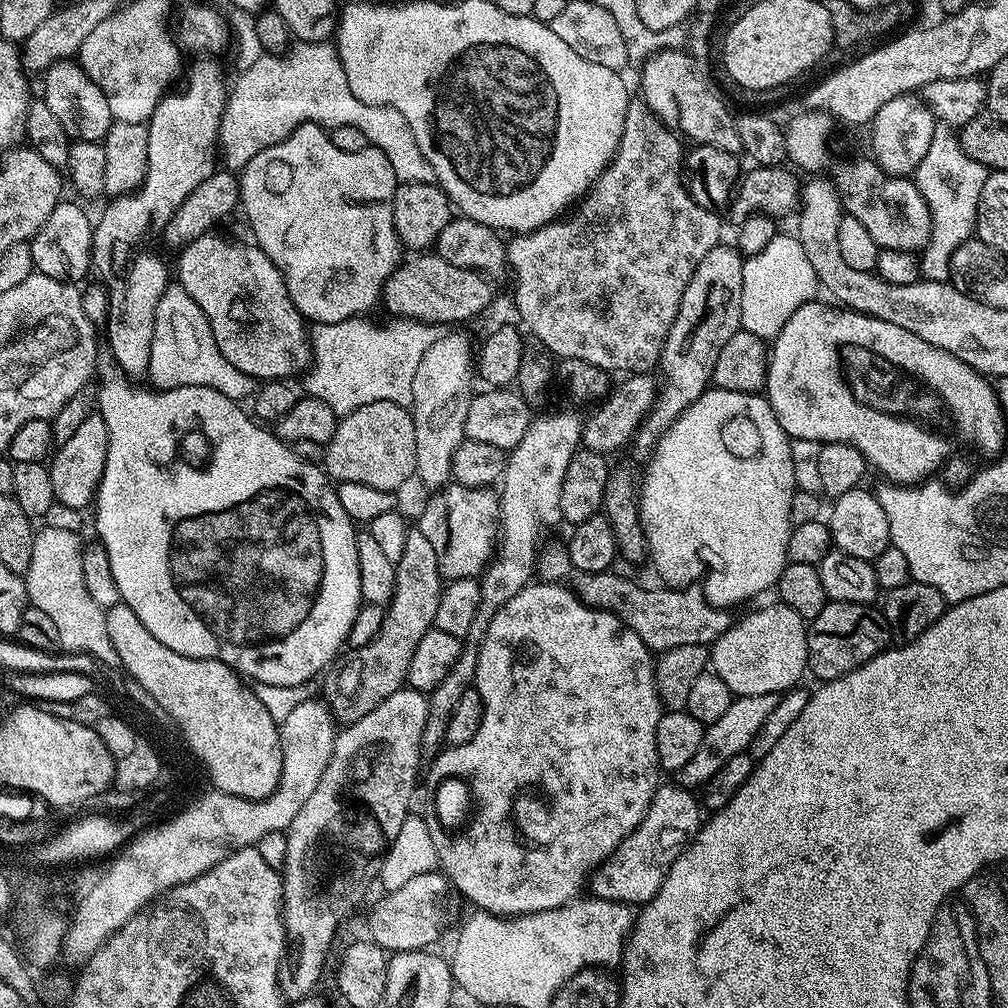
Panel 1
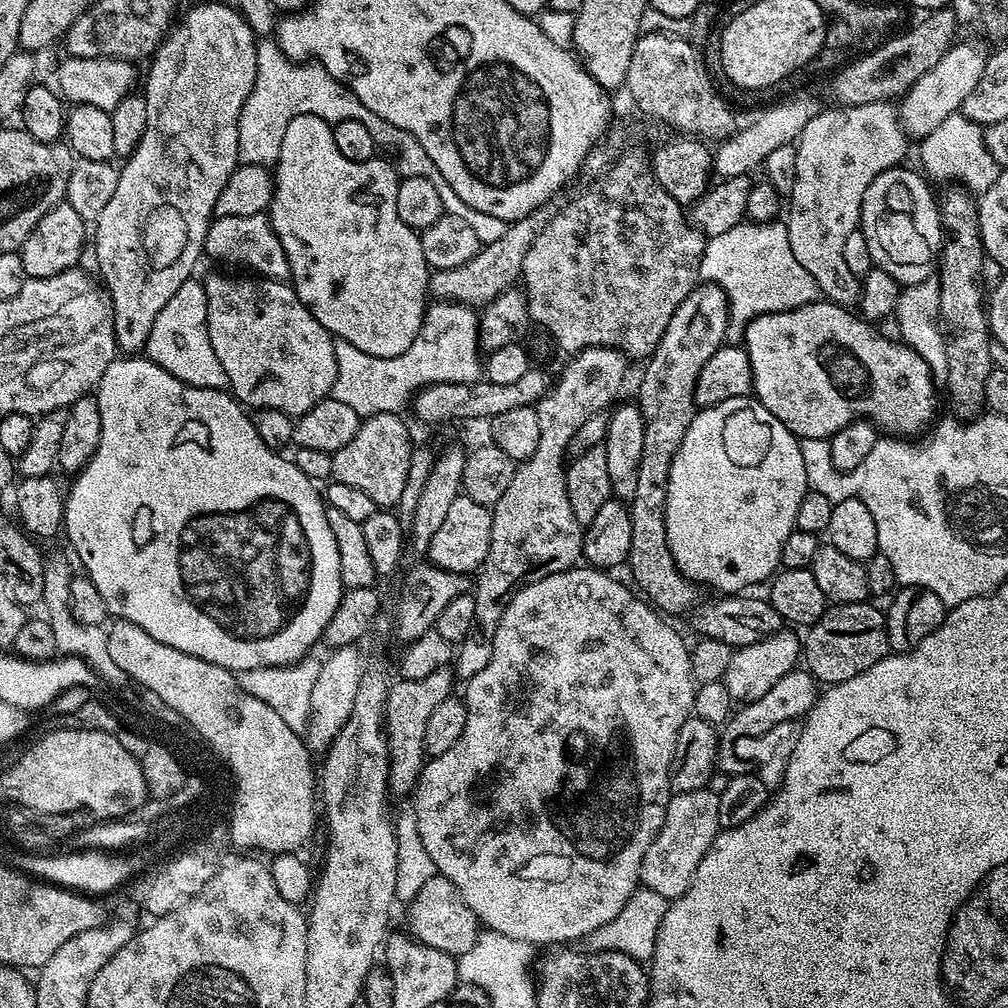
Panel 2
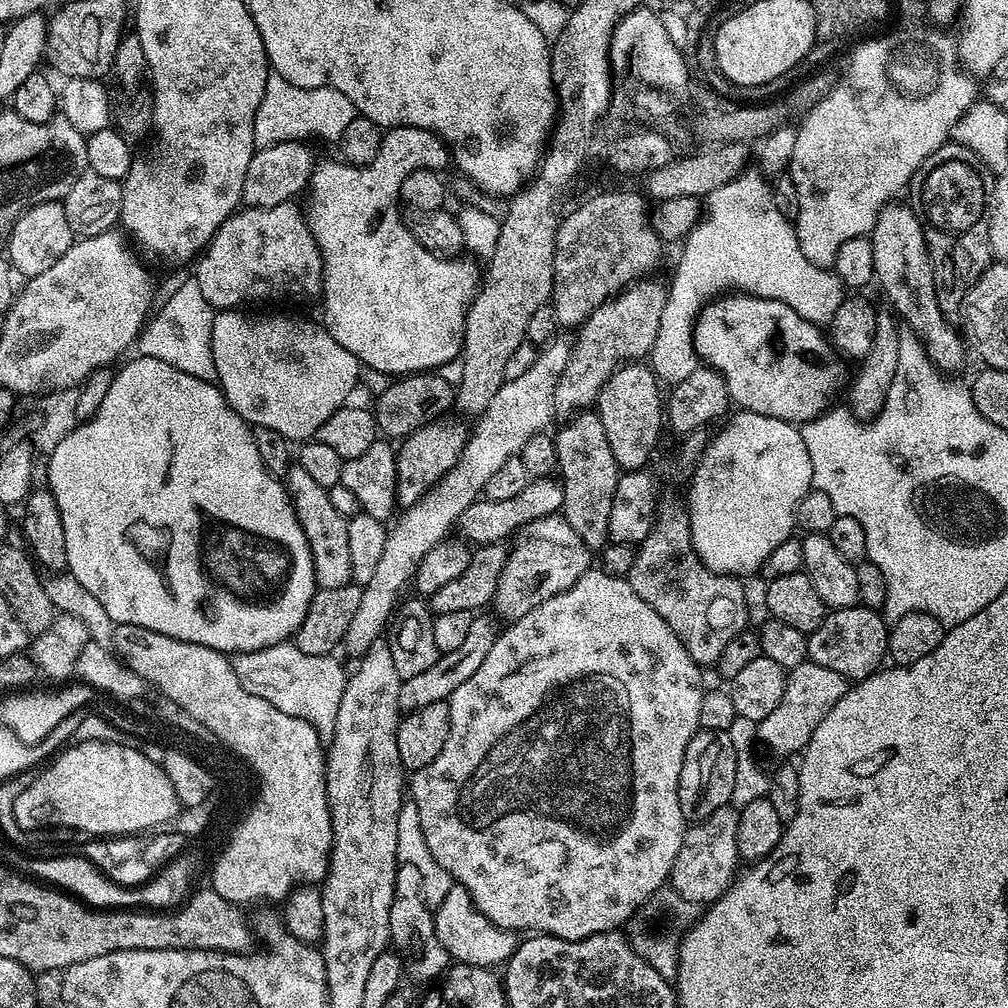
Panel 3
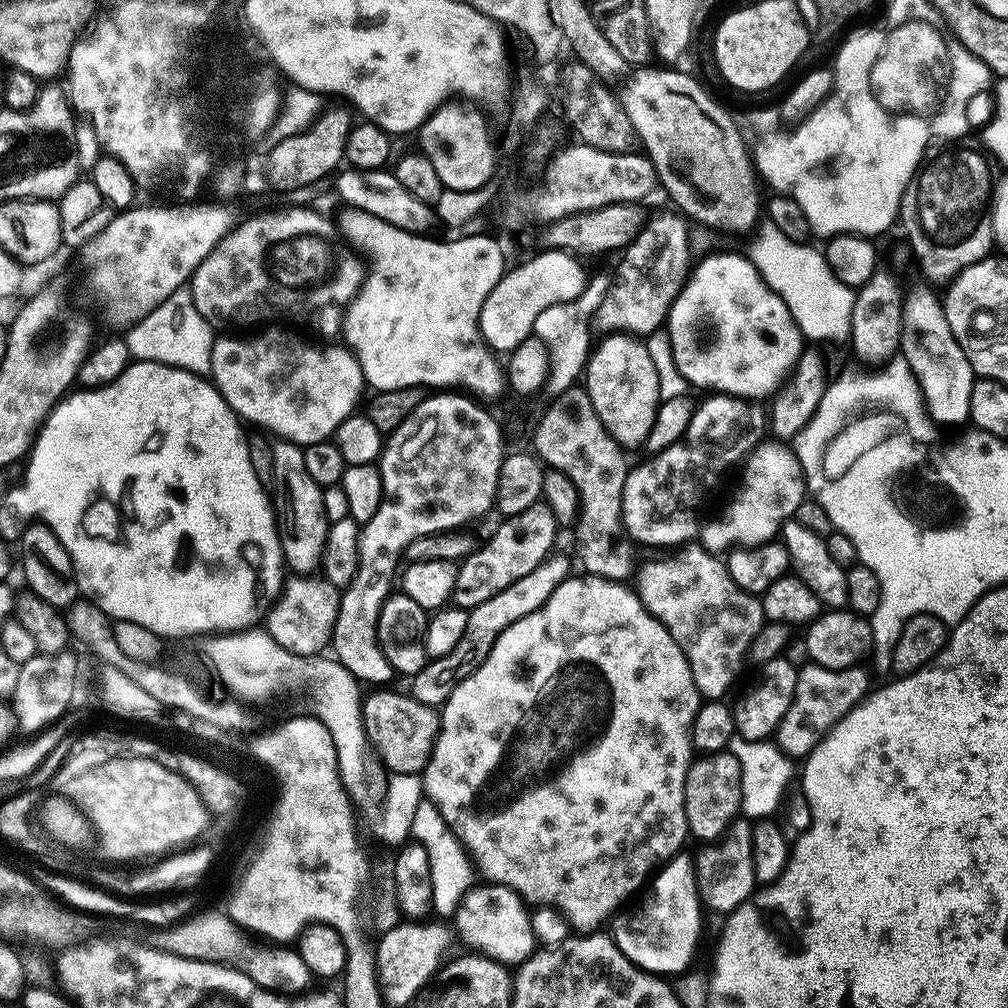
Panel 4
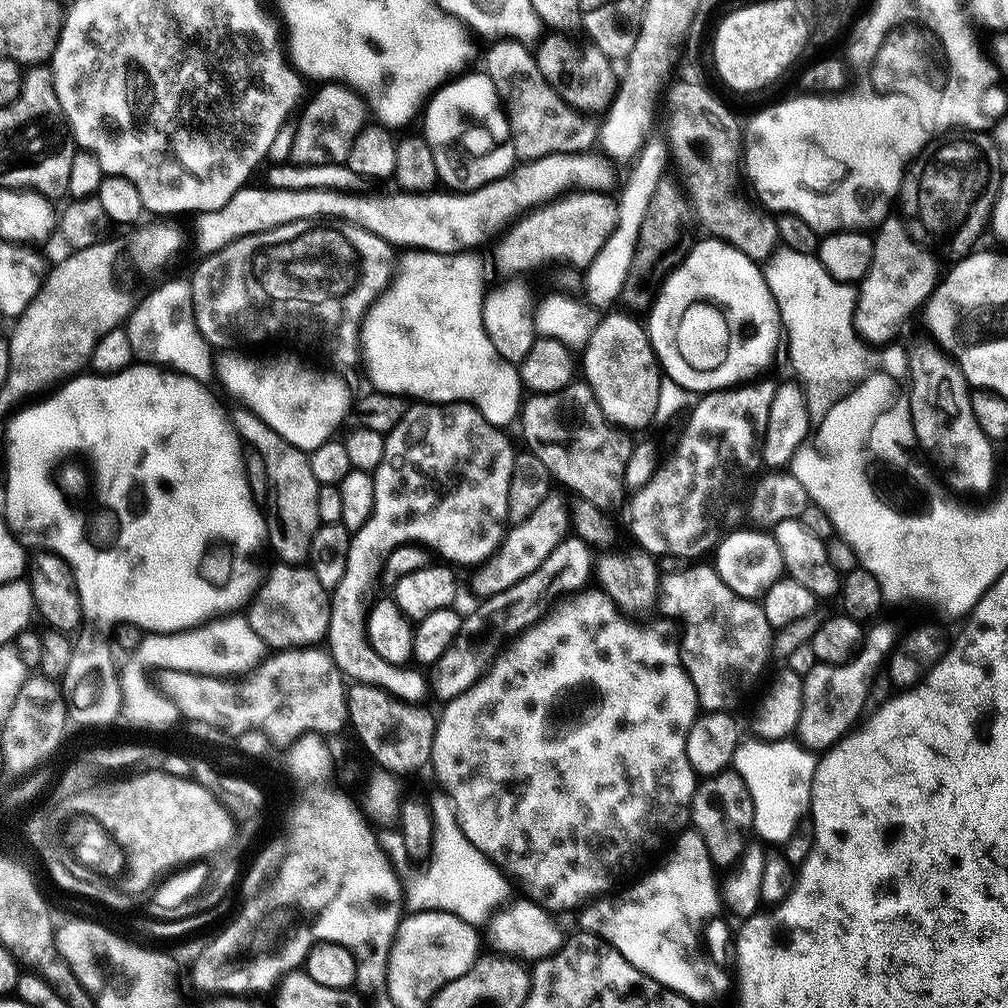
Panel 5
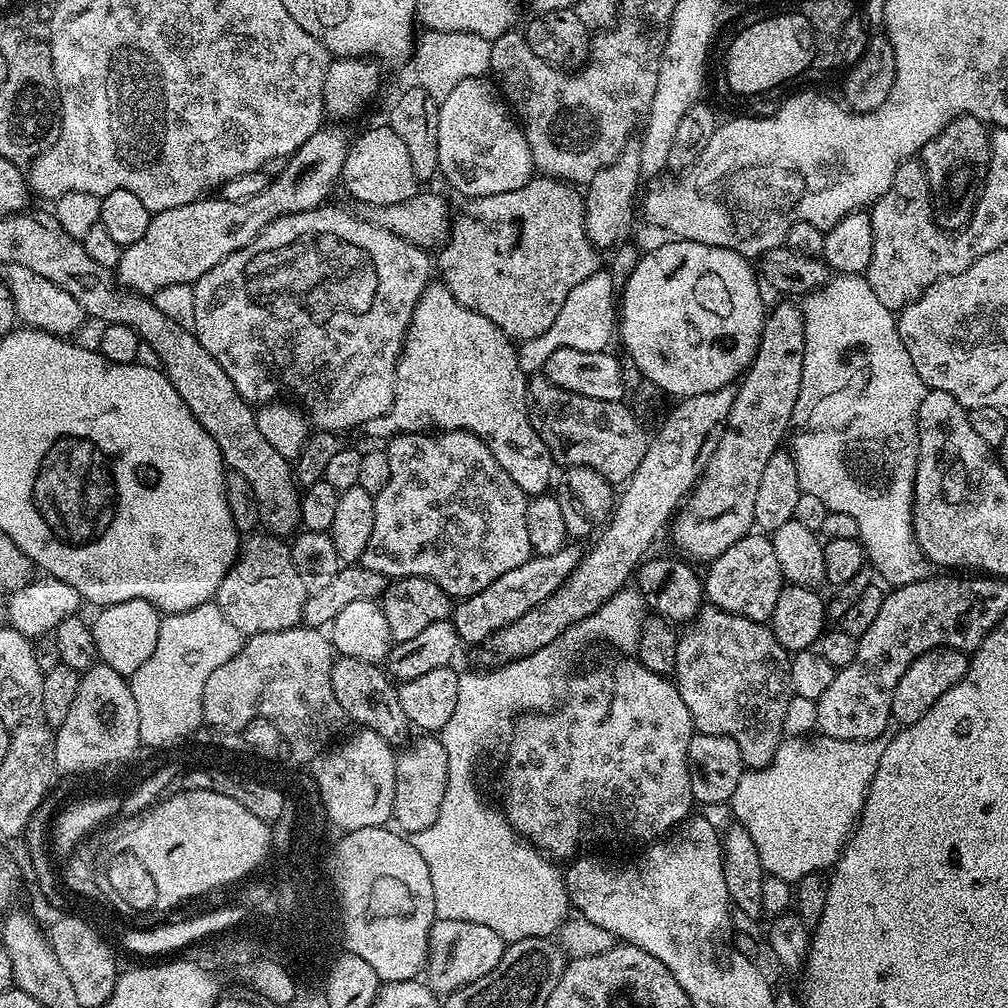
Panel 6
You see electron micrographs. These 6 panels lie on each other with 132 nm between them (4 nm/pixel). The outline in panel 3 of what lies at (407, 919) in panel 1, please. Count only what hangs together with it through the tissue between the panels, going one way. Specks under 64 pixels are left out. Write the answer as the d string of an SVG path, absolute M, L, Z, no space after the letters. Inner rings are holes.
M453 883L450 894L442 902L440 908L435 909L436 933L438 942L442 942L453 961L462 964L473 964L479 968L492 968L496 964L503 965L512 957L512 952L518 943L515 931L499 928L478 911L472 896L458 883Z

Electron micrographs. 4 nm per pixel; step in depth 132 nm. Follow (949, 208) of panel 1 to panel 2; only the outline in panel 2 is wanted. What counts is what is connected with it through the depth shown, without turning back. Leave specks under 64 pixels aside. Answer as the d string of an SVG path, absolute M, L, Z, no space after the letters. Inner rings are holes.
M959 111L943 119L928 136L919 141L918 146L920 146L921 164L919 167L923 175L932 182L953 180L950 181L953 185L969 193L982 194L987 188L994 186L1002 171L1000 164L994 162L990 150L986 150L984 128L970 122L970 118L966 118Z

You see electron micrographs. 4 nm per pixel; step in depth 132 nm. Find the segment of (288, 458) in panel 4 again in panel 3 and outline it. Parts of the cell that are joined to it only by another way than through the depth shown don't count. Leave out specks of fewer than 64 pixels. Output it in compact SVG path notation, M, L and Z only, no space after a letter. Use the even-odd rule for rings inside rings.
M293 463L289 468L286 483L288 483L286 491L292 498L292 505L296 507L296 517L306 534L307 548L312 555L317 585L320 588L346 586L352 579L348 534L349 517L338 514L338 510L334 510L334 502L330 502L328 489L318 486L318 482L311 480L300 464Z

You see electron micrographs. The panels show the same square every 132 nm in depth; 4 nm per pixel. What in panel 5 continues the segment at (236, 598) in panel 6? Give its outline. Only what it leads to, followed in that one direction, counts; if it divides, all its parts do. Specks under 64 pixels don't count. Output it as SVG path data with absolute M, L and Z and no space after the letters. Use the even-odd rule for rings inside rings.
M276 562L273 565L269 572L267 569L255 596L252 597L246 608L246 615L254 634L258 634L258 638L262 638L262 642L272 650L319 645L327 637L328 623L332 613L329 589L324 588L322 582L318 582L318 578L314 578L311 567L283 562Z

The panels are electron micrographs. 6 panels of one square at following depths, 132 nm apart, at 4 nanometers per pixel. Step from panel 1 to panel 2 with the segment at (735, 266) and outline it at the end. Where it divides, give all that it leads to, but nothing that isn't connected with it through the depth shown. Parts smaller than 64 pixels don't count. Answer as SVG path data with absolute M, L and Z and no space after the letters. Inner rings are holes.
M697 283L696 287L690 290L690 294L686 294L682 306L678 306L678 310L674 310L674 318L670 318L670 326L666 326L658 346L643 365L644 373L640 376L638 407L644 419L644 449L642 450L642 462L638 466L638 494L634 494L634 498L630 502L630 554L626 564L627 567L632 567L633 581L631 580L631 583L637 589L641 588L639 591L646 597L647 603L668 618L680 616L683 612L691 613L698 603L697 585L680 573L666 542L664 499L668 489L668 471L694 415L692 395L694 386L698 382L698 374L702 374L702 366L706 366L706 362L710 362L710 358L714 358L716 351L725 343L724 335L727 332L730 332L730 321L726 294L714 283Z

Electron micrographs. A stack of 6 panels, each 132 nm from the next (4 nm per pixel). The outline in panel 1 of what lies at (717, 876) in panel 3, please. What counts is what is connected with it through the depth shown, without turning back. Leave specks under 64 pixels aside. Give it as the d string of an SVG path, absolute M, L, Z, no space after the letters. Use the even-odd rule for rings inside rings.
M662 784L656 789L642 822L589 879L588 888L595 899L643 906L656 896L669 872L669 866L677 860L702 826L702 806L699 799L693 796L689 789L679 784Z

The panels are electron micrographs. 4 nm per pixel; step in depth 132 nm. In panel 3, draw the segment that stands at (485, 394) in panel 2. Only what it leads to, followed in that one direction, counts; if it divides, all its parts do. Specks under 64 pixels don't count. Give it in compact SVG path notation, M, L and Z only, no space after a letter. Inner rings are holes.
M439 371L413 372L393 379L385 391L375 397L375 400L374 415L379 435L400 442L422 426L435 424L441 418L447 417L444 415L448 411L451 413L456 403L456 388L446 378L440 376Z

